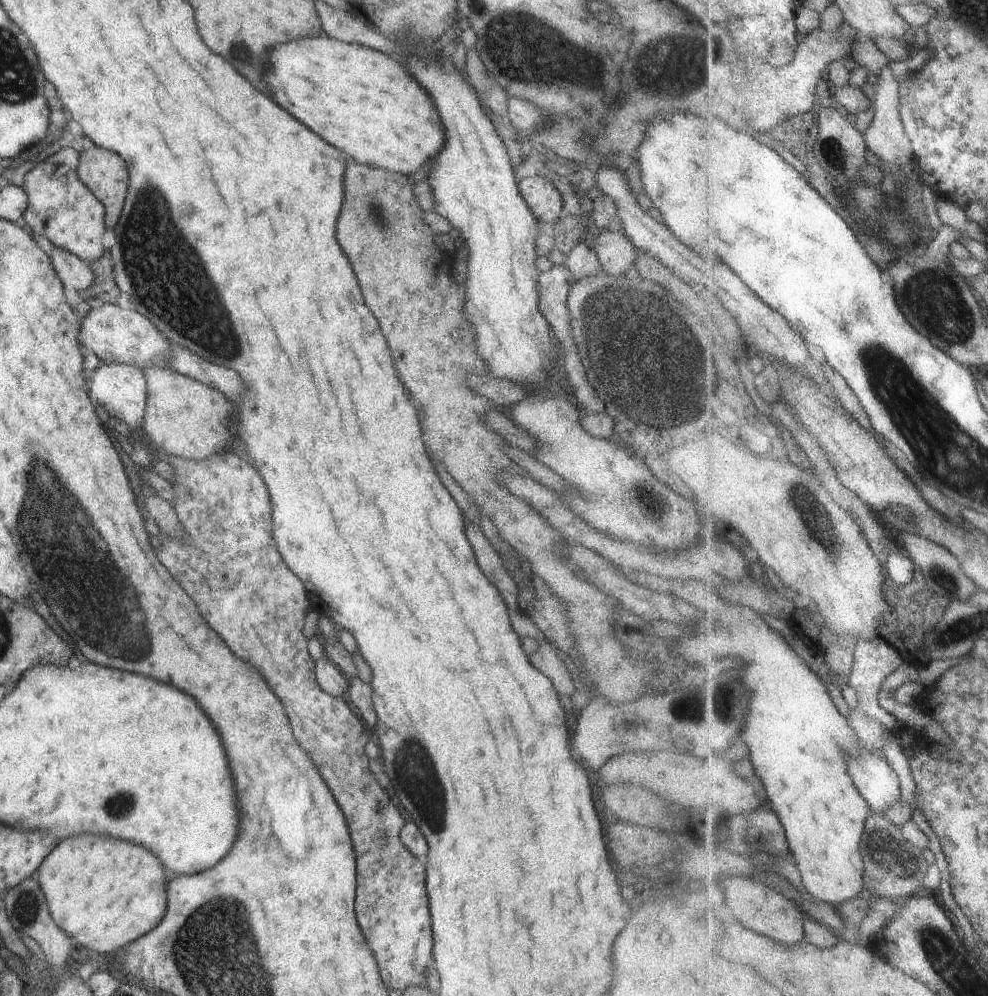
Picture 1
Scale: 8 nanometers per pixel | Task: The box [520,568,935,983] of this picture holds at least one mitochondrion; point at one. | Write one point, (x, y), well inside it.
(885, 852)

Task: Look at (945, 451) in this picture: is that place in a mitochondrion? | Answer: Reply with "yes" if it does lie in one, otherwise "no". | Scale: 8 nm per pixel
yes

